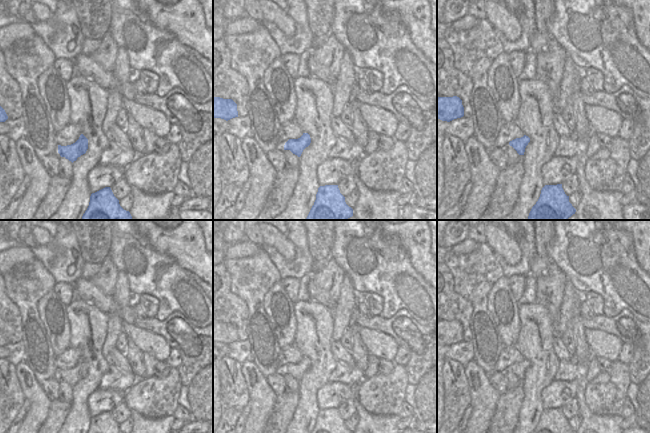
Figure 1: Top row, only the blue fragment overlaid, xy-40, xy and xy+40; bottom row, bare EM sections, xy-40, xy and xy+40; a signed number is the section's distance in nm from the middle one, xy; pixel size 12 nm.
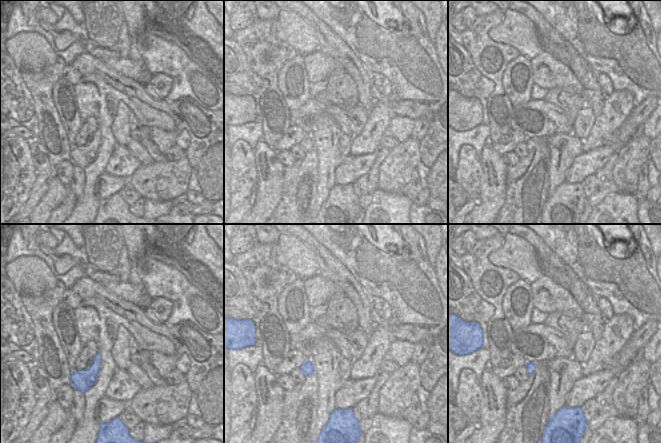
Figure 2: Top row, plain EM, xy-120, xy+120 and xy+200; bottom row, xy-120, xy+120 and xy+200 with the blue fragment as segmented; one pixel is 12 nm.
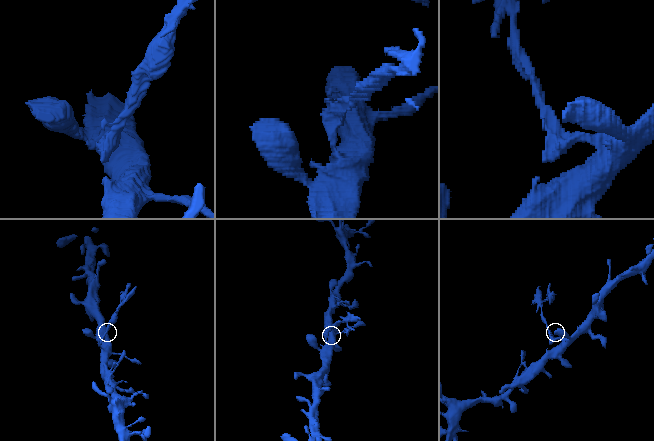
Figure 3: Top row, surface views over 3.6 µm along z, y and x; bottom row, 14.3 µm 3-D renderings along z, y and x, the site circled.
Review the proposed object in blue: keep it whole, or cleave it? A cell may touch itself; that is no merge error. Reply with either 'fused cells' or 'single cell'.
fused cells

